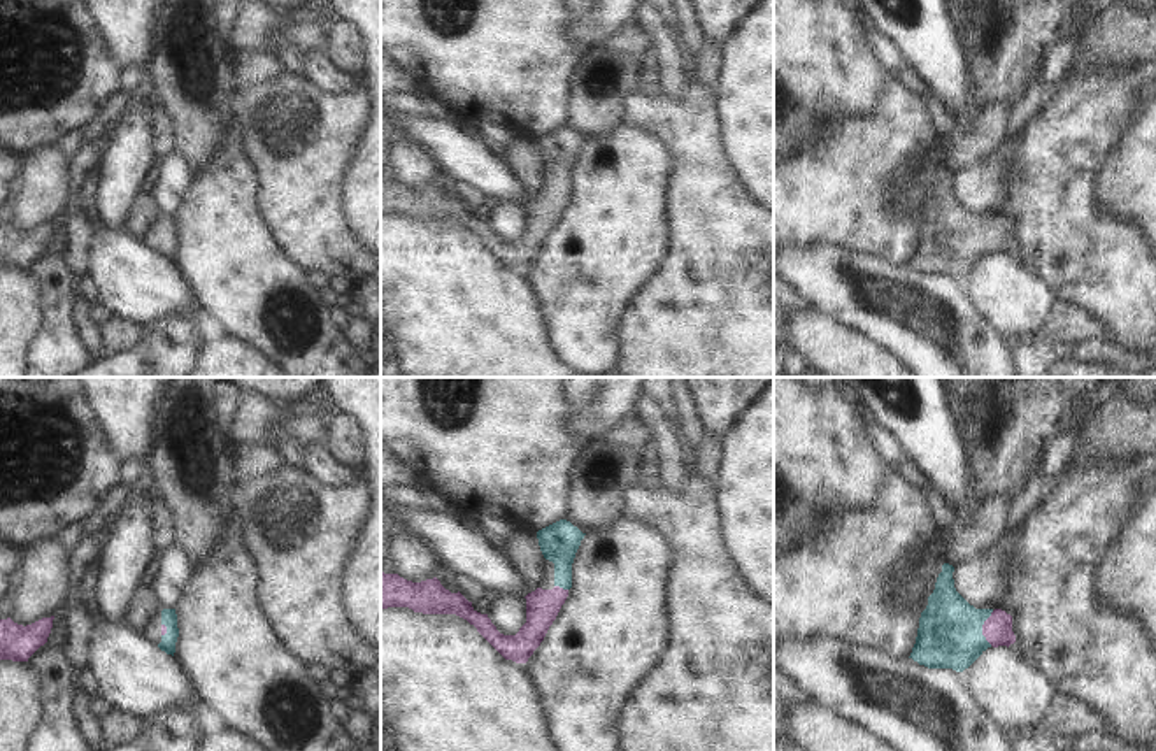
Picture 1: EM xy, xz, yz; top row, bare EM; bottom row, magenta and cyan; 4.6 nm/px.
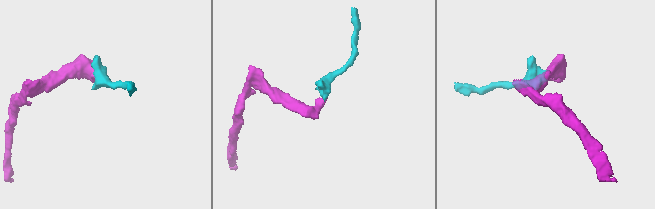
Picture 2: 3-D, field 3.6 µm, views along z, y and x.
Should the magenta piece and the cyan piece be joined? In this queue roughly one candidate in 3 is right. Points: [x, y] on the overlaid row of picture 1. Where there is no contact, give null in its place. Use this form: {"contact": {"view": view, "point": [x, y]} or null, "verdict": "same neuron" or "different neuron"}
{"contact": {"view": "yz", "point": [983, 629]}, "verdict": "same neuron"}

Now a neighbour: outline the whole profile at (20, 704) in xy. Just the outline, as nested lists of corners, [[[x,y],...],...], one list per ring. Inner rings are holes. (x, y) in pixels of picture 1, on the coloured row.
[[[0,660],[0,751],[25,751],[39,721],[37,676],[26,662]]]

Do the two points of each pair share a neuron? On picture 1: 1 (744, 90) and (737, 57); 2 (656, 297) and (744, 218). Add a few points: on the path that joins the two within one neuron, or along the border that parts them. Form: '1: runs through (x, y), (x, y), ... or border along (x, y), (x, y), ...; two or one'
1: runs through (744, 81), (744, 65); one
2: runs through (679, 274), (686, 262), (700, 262), (721, 241); one

